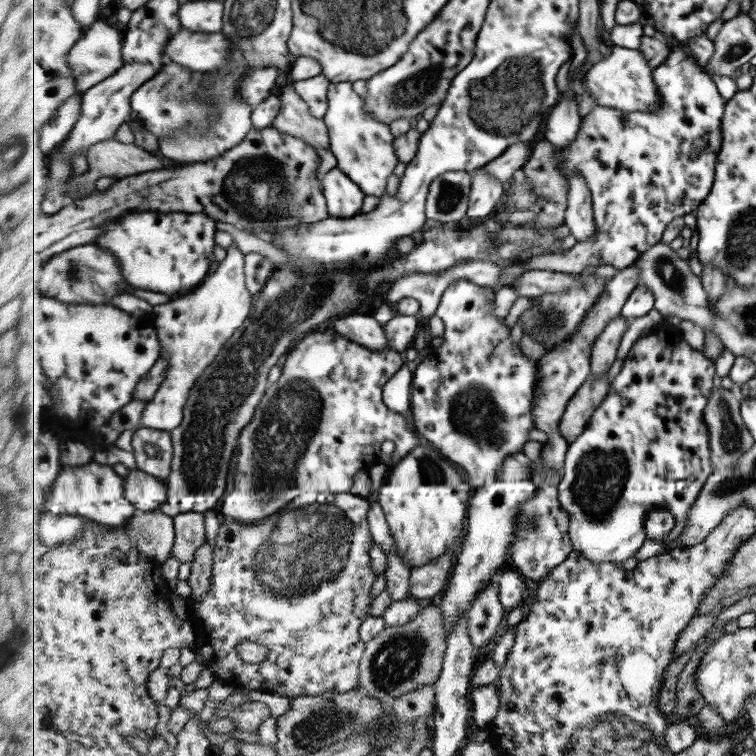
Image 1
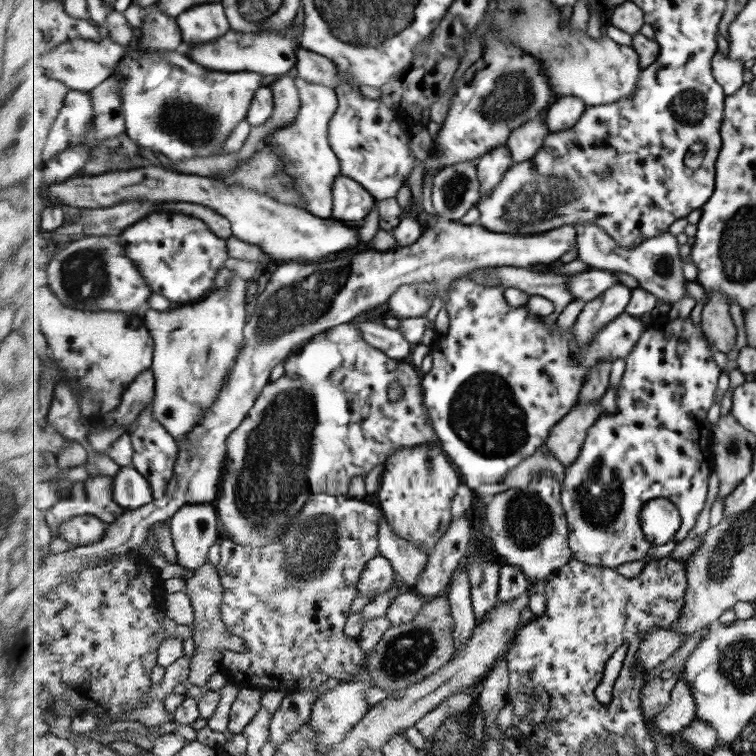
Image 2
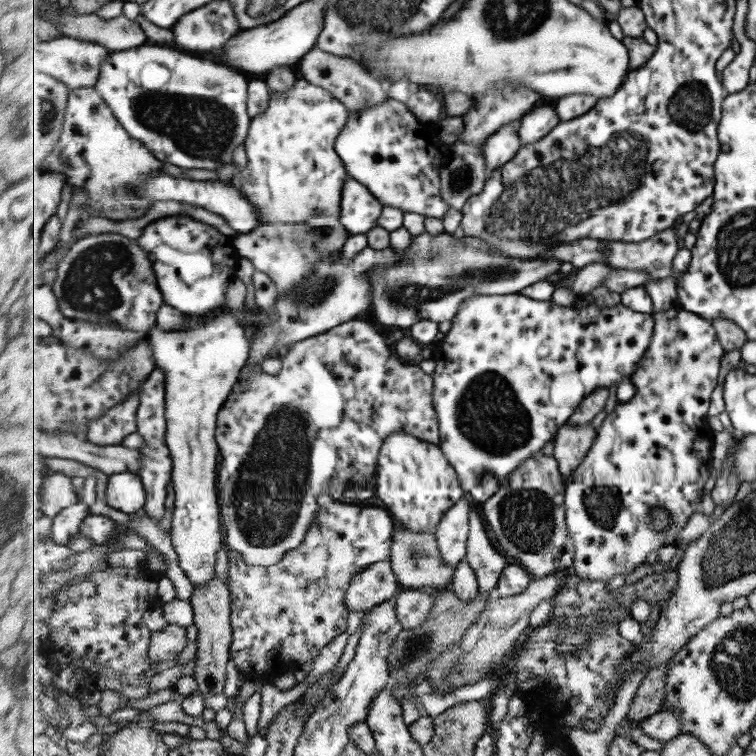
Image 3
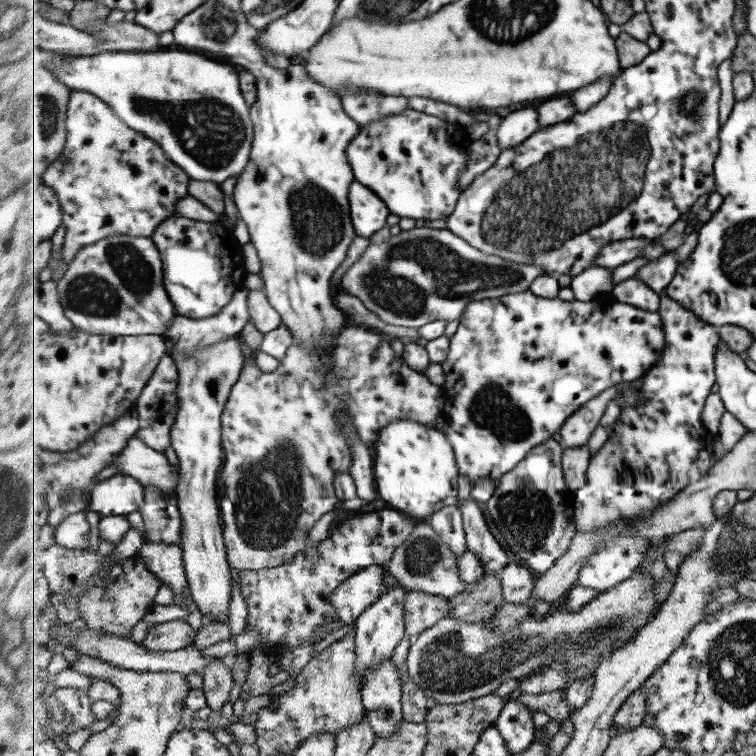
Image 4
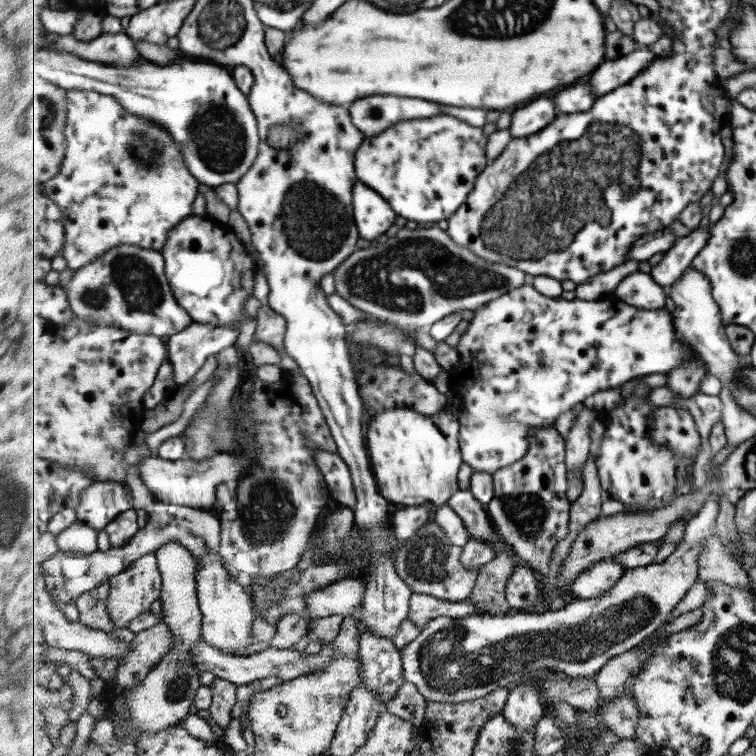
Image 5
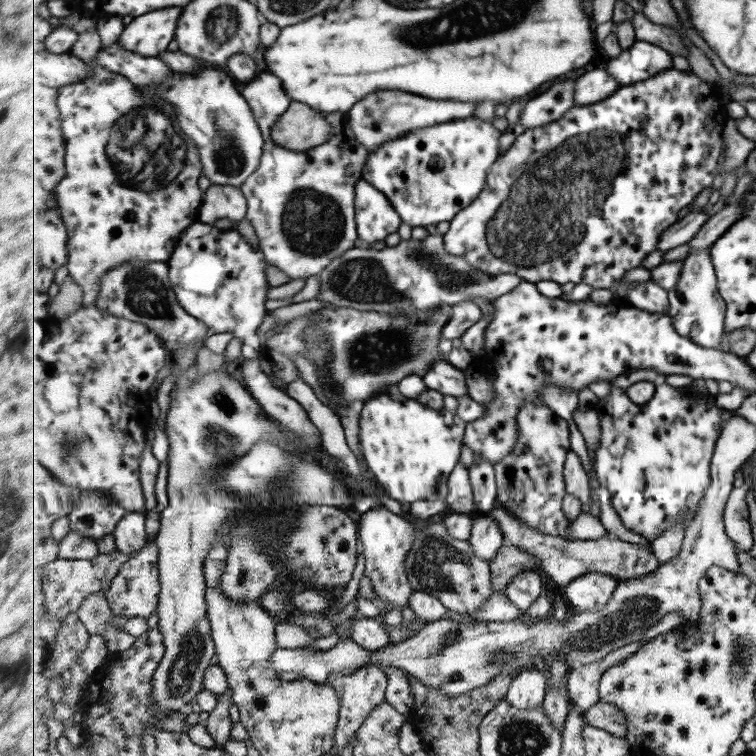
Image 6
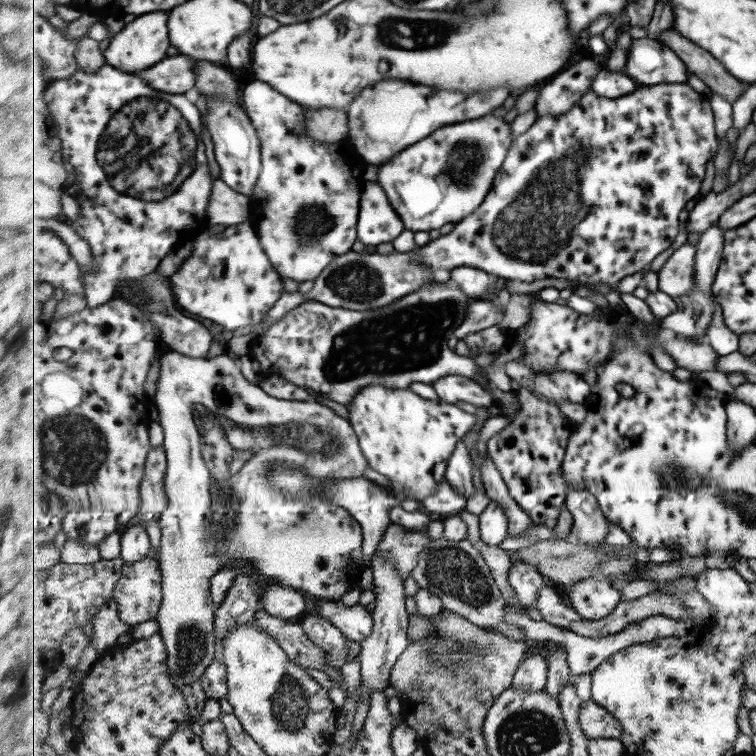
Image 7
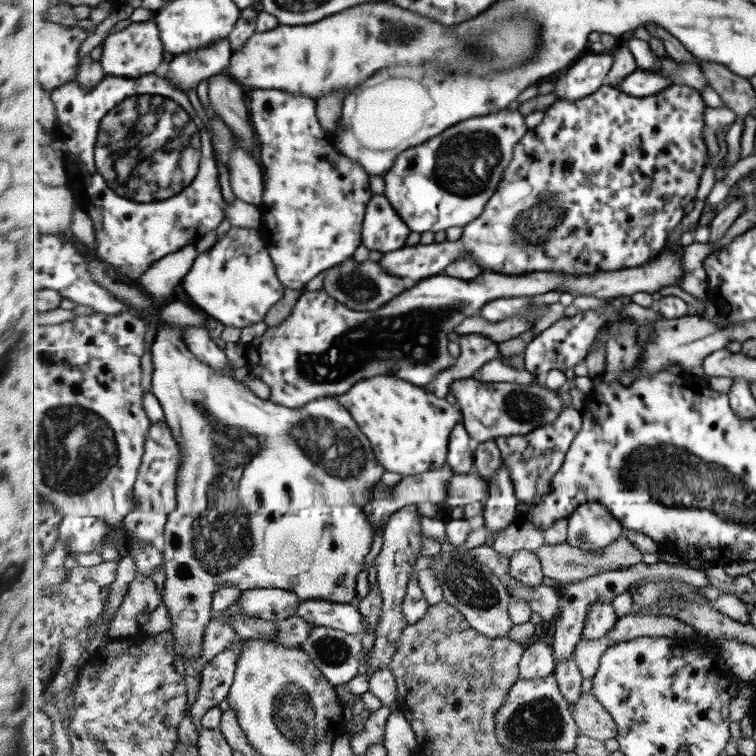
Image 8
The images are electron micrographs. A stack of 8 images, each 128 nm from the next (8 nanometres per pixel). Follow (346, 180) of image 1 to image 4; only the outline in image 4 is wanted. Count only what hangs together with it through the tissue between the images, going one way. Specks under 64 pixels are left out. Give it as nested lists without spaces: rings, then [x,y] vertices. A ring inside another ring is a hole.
[[[355,180],[349,195],[350,214],[358,236],[368,239],[378,230],[388,227],[392,212],[376,192]]]

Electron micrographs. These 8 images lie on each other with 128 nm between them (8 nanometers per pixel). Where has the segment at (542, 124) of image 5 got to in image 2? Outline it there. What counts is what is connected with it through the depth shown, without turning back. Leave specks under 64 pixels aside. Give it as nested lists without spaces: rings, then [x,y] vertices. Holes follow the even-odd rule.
[[[507,144],[483,155],[476,161],[481,183],[481,198],[487,198],[497,188],[505,173],[514,165],[512,154]]]

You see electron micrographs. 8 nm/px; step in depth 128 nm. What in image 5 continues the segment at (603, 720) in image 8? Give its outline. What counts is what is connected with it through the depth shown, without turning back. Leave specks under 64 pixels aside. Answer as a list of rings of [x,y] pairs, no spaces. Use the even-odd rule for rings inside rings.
[[[629,695],[622,696],[599,708],[602,710],[602,717],[607,729],[622,739],[633,738],[638,731],[640,710],[637,700],[629,697]]]

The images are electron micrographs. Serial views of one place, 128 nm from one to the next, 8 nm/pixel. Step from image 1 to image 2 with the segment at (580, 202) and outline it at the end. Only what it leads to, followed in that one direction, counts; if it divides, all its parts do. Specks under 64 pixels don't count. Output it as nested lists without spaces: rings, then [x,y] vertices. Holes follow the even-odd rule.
[[[579,224],[575,229],[578,240],[577,258],[586,263],[589,268],[627,273],[639,282],[639,286],[665,303],[670,303],[670,306],[679,302],[683,296],[687,296],[688,280],[683,276],[683,267],[686,264],[679,256],[679,242],[674,234],[664,232],[635,248],[625,248],[604,228],[595,224]]]

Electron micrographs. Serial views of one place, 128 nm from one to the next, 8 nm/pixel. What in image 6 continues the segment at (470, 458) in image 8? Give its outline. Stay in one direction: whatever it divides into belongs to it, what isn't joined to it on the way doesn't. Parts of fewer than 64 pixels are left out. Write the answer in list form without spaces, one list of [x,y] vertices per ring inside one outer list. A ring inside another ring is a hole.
[[[459,463],[455,471],[451,473],[450,496],[446,502],[449,503],[449,510],[453,513],[469,515],[474,520],[481,515],[475,502],[473,502],[469,468],[465,468],[463,464]]]

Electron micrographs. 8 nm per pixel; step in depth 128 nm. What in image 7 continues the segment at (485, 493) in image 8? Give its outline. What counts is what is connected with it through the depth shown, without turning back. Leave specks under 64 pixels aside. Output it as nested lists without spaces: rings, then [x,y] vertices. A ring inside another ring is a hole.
[[[443,480],[443,483],[438,485],[435,495],[428,497],[423,502],[420,502],[421,509],[435,517],[441,517],[446,514],[458,514],[466,508],[469,502],[469,497],[459,495],[451,483]]]

